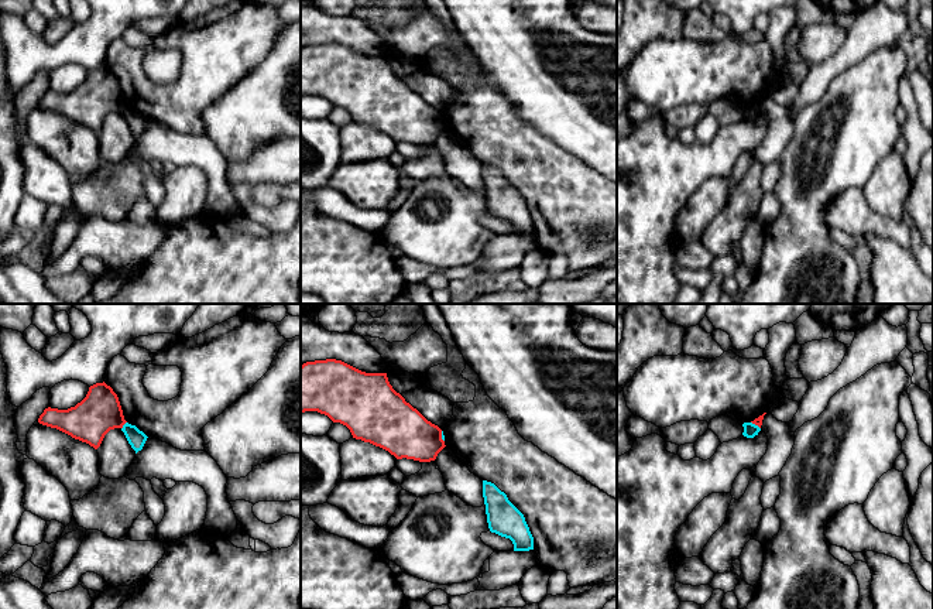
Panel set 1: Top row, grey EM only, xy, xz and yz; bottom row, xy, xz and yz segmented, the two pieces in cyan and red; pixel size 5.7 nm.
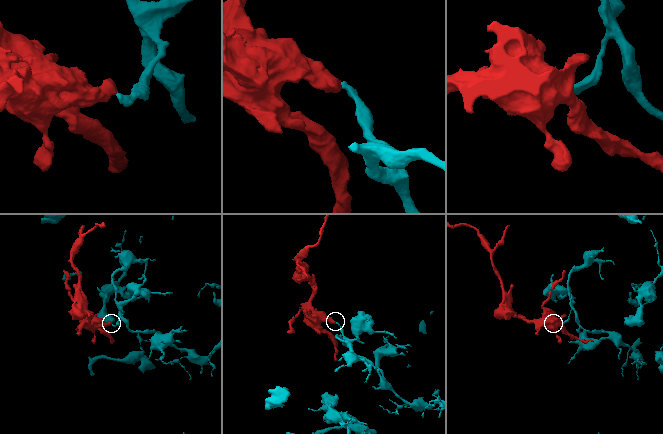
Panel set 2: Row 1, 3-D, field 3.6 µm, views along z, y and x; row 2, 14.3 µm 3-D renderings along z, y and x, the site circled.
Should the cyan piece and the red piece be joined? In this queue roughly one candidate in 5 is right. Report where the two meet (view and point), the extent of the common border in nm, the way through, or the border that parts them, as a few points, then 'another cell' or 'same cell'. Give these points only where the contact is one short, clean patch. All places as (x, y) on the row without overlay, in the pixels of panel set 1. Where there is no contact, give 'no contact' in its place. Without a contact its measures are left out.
meets cyan in xy at (123, 109); contact 50 nm long; border along xy (126, 105), (122, 112); another cell

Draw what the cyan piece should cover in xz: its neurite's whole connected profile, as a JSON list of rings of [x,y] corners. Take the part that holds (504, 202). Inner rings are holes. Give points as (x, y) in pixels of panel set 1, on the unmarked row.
[[[483,164],[483,181],[490,215],[510,222],[514,235],[534,233],[534,220],[525,201],[507,178],[494,167]]]

